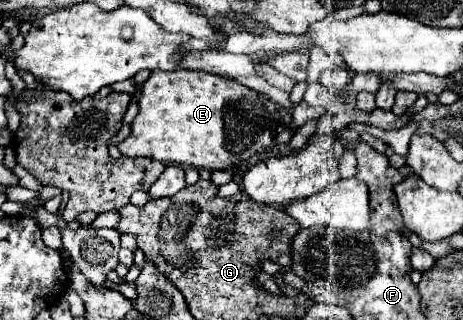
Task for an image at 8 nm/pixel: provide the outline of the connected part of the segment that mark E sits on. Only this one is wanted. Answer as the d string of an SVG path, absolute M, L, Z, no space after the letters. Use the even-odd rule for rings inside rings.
M154 70L142 86L138 106L140 112L132 122L132 134L120 142L120 152L124 156L150 156L160 162L176 162L182 166L206 170L228 170L240 160L248 160L272 150L276 144L276 128L282 124L278 114L268 114L268 110L278 110L270 98L264 98L256 90L242 86L236 80L200 70Z

